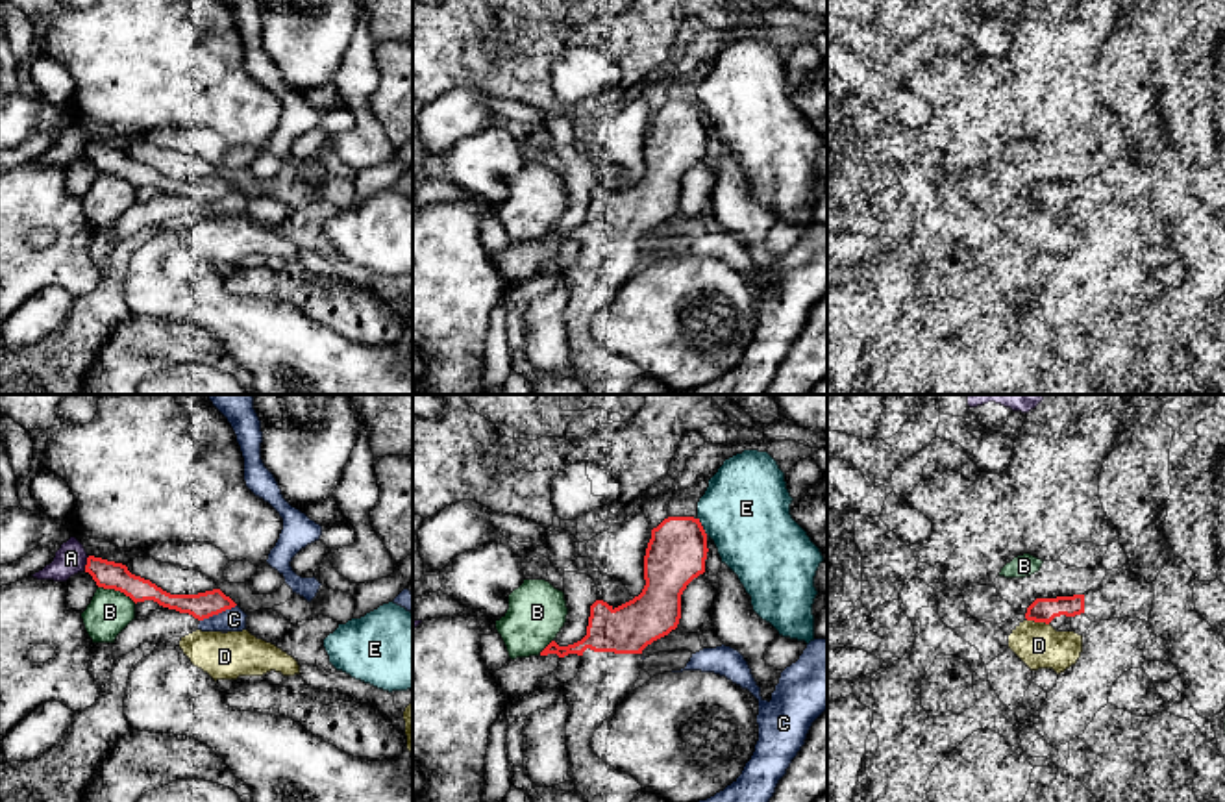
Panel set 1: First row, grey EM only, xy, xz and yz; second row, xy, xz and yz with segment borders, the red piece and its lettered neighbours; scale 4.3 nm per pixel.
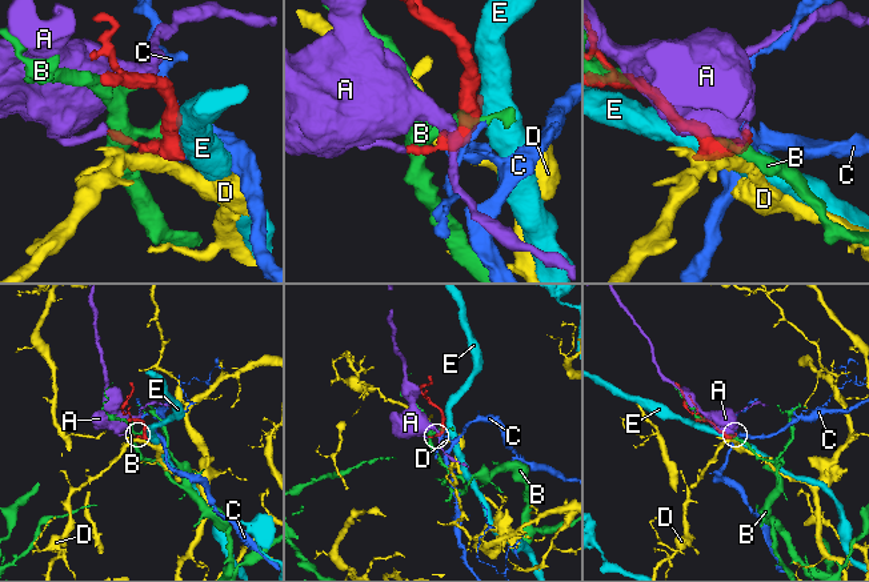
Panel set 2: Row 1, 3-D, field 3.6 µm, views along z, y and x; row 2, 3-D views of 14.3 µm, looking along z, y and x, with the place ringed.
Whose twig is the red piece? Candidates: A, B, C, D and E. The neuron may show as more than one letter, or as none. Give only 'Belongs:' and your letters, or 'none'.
Belongs: none

